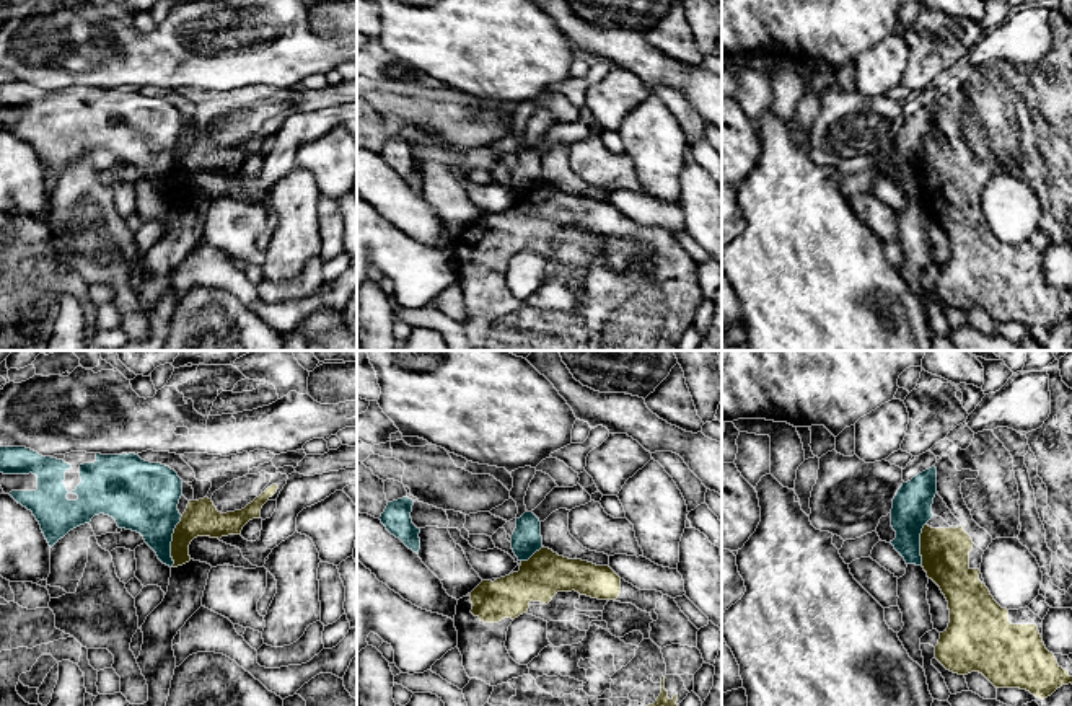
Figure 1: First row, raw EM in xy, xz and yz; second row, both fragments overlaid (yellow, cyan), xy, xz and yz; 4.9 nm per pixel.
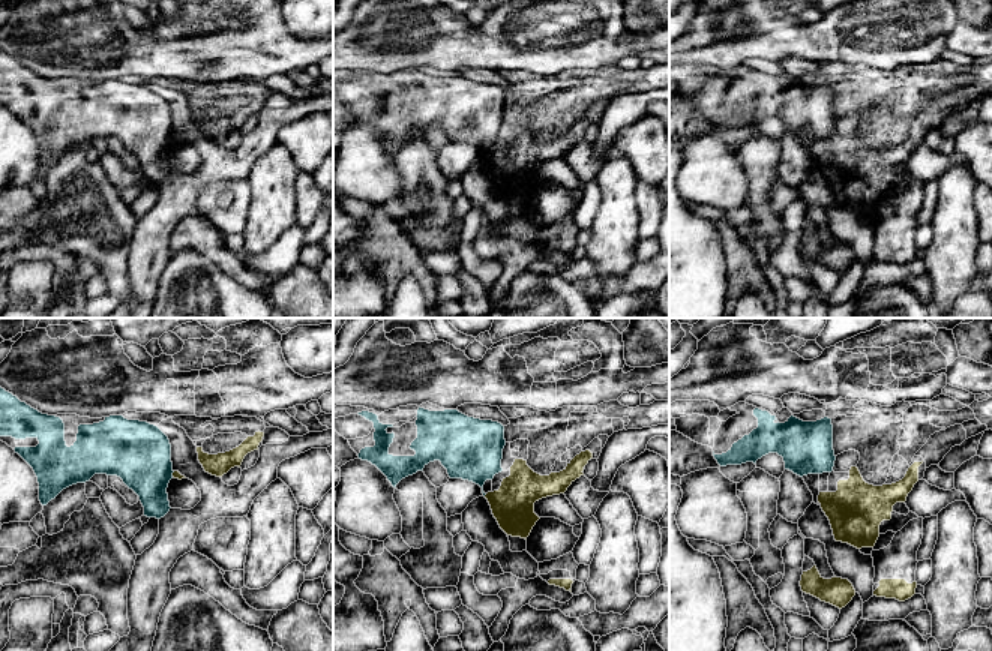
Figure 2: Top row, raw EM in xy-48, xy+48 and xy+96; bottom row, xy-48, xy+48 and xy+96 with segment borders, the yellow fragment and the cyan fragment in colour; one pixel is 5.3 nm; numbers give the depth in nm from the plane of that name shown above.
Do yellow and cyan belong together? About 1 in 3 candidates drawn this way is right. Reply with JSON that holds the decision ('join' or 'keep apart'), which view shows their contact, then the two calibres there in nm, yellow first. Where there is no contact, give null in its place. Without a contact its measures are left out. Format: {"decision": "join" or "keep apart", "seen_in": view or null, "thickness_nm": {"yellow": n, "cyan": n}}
{"decision": "keep apart", "seen_in": "xy", "thickness_nm": {"yellow": 180, "cyan": 320}}

